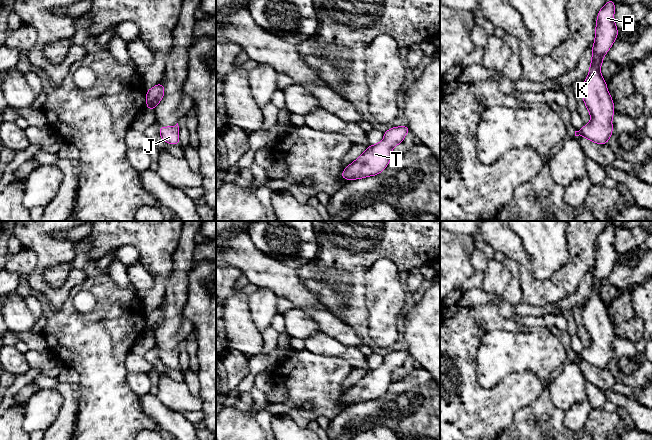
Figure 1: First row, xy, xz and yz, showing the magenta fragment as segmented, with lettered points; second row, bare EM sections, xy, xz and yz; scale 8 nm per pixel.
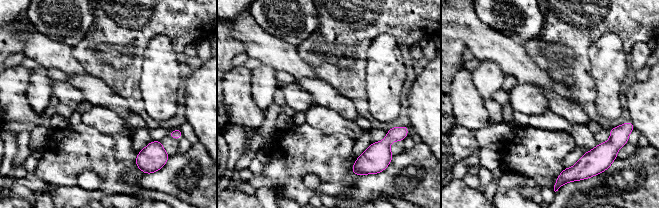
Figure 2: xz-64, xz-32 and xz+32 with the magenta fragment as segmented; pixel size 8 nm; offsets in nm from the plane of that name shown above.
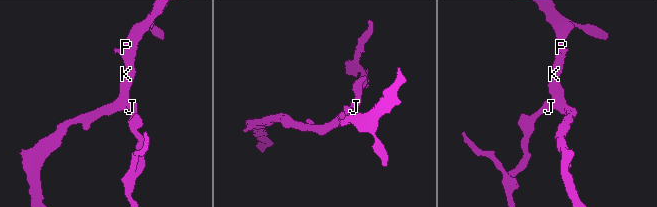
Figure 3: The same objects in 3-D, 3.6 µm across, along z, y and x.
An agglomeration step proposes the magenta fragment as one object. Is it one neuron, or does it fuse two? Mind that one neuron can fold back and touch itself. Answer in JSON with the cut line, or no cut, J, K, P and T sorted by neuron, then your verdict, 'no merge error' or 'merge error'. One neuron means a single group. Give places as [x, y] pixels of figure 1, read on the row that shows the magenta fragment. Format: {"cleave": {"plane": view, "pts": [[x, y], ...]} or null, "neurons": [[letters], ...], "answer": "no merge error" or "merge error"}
{"cleave": null, "neurons": [["J", "K", "P", "T"]], "answer": "no merge error"}

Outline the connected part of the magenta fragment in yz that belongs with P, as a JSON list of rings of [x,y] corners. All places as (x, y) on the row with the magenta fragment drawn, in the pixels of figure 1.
[[[609,0],[599,11],[596,19],[595,41],[592,47],[592,59],[586,81],[582,84],[583,101],[590,113],[591,121],[584,125],[575,136],[582,135],[597,144],[607,144],[613,127],[614,104],[600,67],[603,56],[610,50],[618,36],[614,21],[615,4]]]

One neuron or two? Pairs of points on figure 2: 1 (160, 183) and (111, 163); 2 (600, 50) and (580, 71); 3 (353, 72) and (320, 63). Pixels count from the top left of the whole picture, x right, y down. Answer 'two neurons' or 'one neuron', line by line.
1: two neurons
2: two neurons
3: one neuron

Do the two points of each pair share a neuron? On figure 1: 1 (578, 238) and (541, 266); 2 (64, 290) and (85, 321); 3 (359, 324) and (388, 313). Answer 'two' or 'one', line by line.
1: two
2: two
3: two

